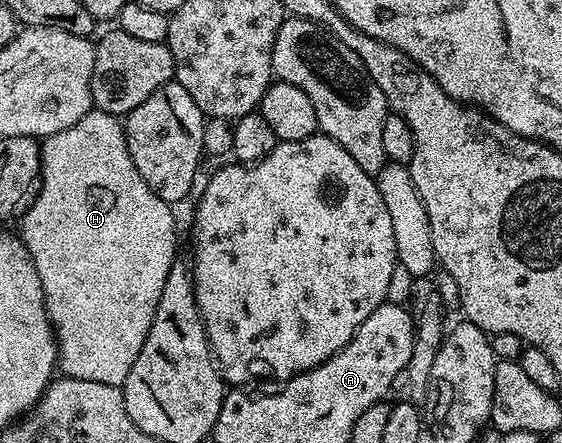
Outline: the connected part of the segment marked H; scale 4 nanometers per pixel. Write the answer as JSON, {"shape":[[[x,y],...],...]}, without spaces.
{"shape":[[[91,108],[87,114],[80,116],[72,128],[64,128],[64,132],[56,132],[48,136],[41,143],[42,147],[42,173],[40,185],[32,201],[26,207],[26,213],[21,215],[22,230],[20,237],[22,243],[28,248],[32,256],[32,264],[40,276],[40,284],[44,288],[46,297],[46,315],[50,318],[50,324],[54,328],[54,336],[58,343],[58,360],[60,370],[65,377],[93,380],[97,383],[112,384],[121,387],[126,382],[132,366],[143,347],[144,340],[151,330],[151,322],[154,319],[156,308],[160,304],[160,295],[164,292],[164,280],[168,280],[168,272],[176,260],[174,254],[178,250],[178,230],[174,227],[174,214],[171,207],[148,188],[148,184],[140,176],[132,156],[128,152],[126,132],[119,115],[109,114],[97,108]]]}

